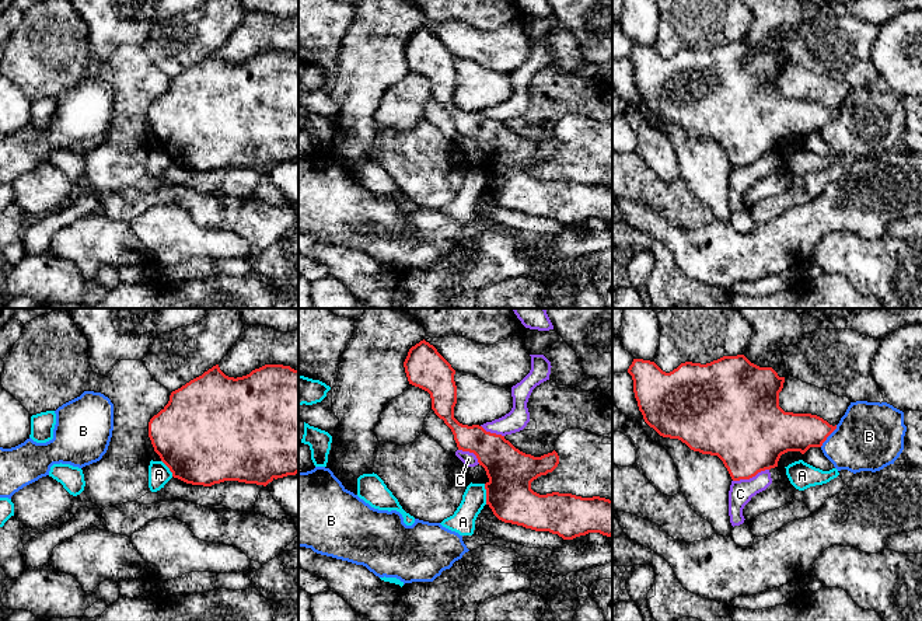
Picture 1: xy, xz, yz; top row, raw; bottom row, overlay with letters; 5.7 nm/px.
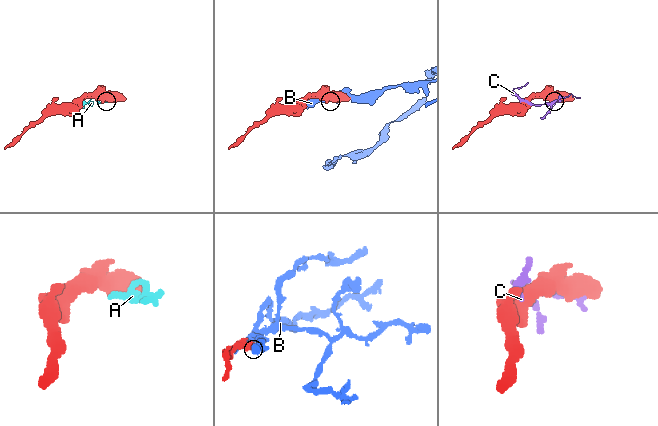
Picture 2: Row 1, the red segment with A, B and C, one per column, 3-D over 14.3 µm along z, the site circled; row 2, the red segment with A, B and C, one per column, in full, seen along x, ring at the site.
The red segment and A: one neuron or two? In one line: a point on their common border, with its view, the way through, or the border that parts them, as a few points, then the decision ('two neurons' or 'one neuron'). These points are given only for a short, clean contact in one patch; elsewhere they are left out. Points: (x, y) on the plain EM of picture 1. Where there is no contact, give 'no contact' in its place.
meets red in xz at (486, 180); border along xz (484, 170), (486, 189); two neurons

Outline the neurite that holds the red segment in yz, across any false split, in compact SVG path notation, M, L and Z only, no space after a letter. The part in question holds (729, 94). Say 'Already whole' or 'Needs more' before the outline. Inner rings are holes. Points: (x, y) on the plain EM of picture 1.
Already whole. M744 41L723 42L706 50L685 48L670 59L663 57L654 48L633 45L628 55L633 66L633 79L645 108L660 122L678 125L691 136L717 142L733 167L750 165L758 158L778 153L782 140L821 133L837 115L823 104L811 100L785 98L779 93L779 79L785 63L772 53L759 53Z

